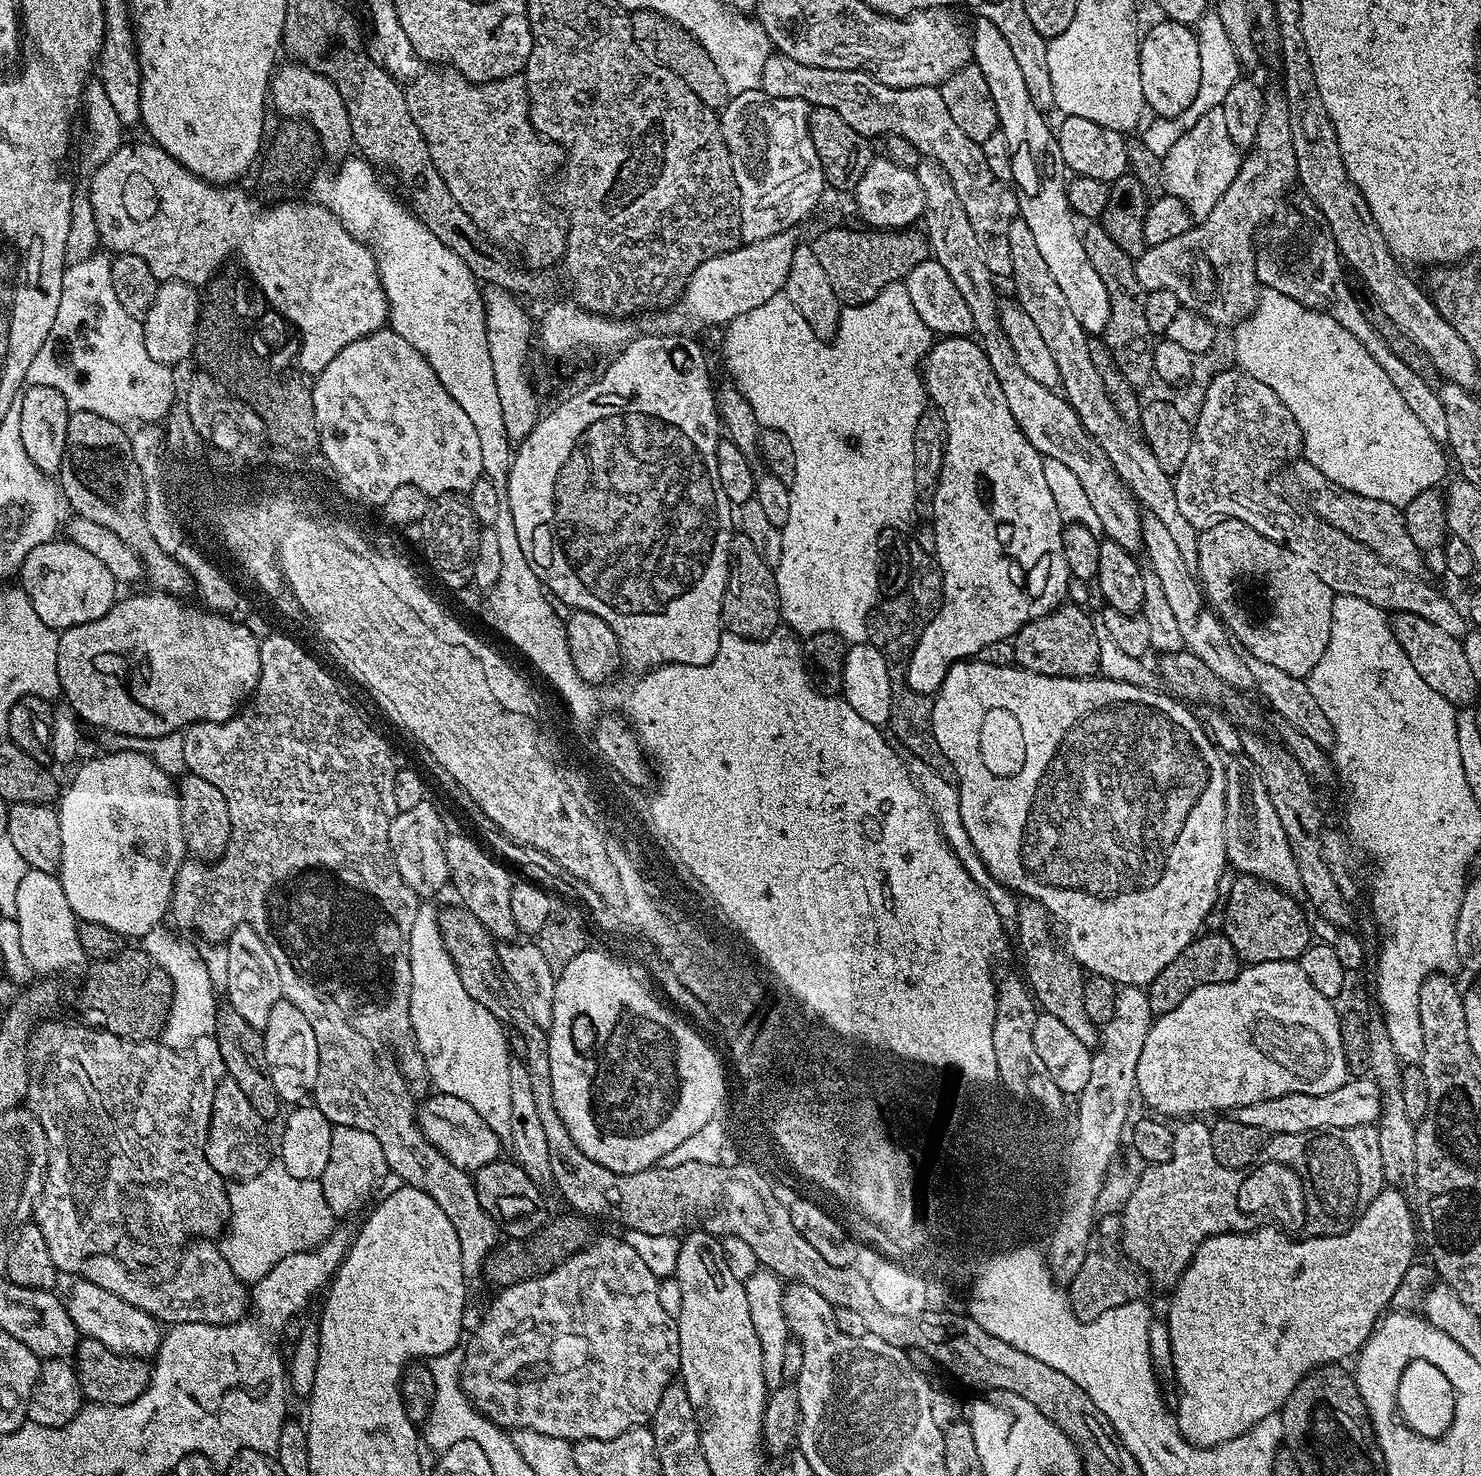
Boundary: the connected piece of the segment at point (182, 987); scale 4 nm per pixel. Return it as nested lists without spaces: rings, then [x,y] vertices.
[[[161,926],[150,930],[142,937],[142,947],[149,958],[158,962],[172,979],[172,1005],[168,1021],[162,1033],[162,1043],[167,1048],[183,1050],[191,1046],[198,1038],[213,1035],[216,1031],[216,992],[212,989],[212,976],[200,957],[200,952],[188,940],[183,940],[175,931],[167,932]]]

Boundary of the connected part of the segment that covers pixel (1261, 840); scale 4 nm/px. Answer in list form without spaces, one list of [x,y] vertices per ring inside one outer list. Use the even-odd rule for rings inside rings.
[[[1229,759],[1224,769],[1224,837],[1228,864],[1236,867],[1237,873],[1257,876],[1283,892],[1299,893],[1298,866],[1294,862],[1294,854],[1290,854],[1290,842],[1286,842],[1286,832],[1282,830],[1282,822],[1278,822],[1274,802],[1270,802],[1270,794],[1266,794],[1260,769],[1251,759],[1240,759]]]

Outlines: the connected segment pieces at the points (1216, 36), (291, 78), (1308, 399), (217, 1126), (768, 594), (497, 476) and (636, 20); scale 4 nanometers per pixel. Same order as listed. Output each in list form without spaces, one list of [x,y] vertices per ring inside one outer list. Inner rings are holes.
[[[1209,10],[1205,12],[1204,17],[1199,20],[1196,25],[1196,40],[1198,42],[1198,54],[1201,59],[1201,81],[1198,82],[1198,91],[1193,102],[1186,110],[1182,110],[1182,114],[1153,117],[1153,121],[1143,132],[1140,132],[1140,138],[1149,147],[1149,151],[1159,156],[1160,159],[1163,159],[1170,152],[1174,143],[1178,142],[1187,130],[1191,130],[1203,114],[1209,112],[1211,108],[1220,106],[1226,98],[1227,91],[1242,76],[1242,69],[1235,56],[1233,44],[1230,42],[1225,26],[1222,25],[1216,11]]]
[[[295,62],[287,63],[281,63],[273,71],[270,85],[271,107],[276,107],[281,112],[279,114],[281,117],[307,122],[318,134],[320,147],[325,157],[347,157],[348,148],[353,147],[350,114],[346,114],[346,102],[338,86],[329,76],[323,76],[310,70],[310,66]]]
[[[1264,288],[1260,297],[1256,299],[1252,314],[1235,325],[1234,332],[1236,332],[1237,360],[1235,363],[1240,371],[1258,378],[1258,382],[1266,382],[1266,386],[1270,386],[1270,390],[1274,390],[1274,394],[1278,394],[1278,398],[1282,398],[1286,410],[1290,410],[1290,414],[1294,414],[1294,422],[1298,422],[1303,459],[1311,462],[1318,470],[1322,470],[1322,474],[1326,474],[1326,478],[1330,482],[1334,482],[1340,488],[1350,490],[1354,494],[1362,494],[1362,498],[1374,498],[1397,506],[1406,505],[1414,498],[1418,498],[1418,494],[1439,485],[1439,480],[1443,478],[1444,471],[1448,468],[1447,462],[1448,464],[1450,462],[1445,449],[1438,441],[1428,438],[1426,426],[1422,426],[1418,422],[1418,418],[1411,412],[1410,406],[1406,406],[1402,394],[1398,394],[1394,390],[1394,386],[1389,384],[1386,370],[1382,370],[1382,366],[1378,366],[1378,362],[1374,362],[1374,358],[1370,358],[1366,346],[1362,346],[1362,342],[1358,342],[1358,338],[1354,338],[1354,334],[1350,334],[1350,330],[1346,330],[1341,324],[1336,324],[1334,318],[1325,316],[1322,312],[1315,312],[1312,308],[1304,308],[1298,302],[1294,302],[1294,298],[1286,298],[1286,294],[1278,294],[1278,290]]]
[[[227,1078],[221,1080],[214,1094],[208,1141],[204,1147],[210,1166],[214,1166],[216,1173],[228,1182],[249,1180],[262,1174],[262,1170],[266,1170],[266,1166],[274,1160],[273,1145],[272,1148],[268,1145],[268,1128],[258,1110],[250,1106],[246,1094],[242,1094],[238,1082]]]
[[[742,534],[733,535],[728,547],[728,581],[720,618],[727,631],[747,640],[764,640],[782,624],[776,573]]]
[[[345,159],[337,172],[317,171],[311,177],[315,199],[340,219],[354,238],[371,248],[380,271],[380,285],[388,299],[388,324],[430,362],[450,398],[454,398],[454,402],[466,410],[470,422],[474,422],[482,449],[484,476],[498,486],[507,485],[514,444],[506,434],[494,383],[481,285],[454,250],[442,246],[419,216],[403,203],[400,205],[380,185],[369,161],[352,159]]]
[[[636,10],[631,13],[631,18],[632,33],[636,41],[649,40],[656,47],[655,59],[670,70],[674,70],[674,74],[678,74],[678,78],[682,78],[682,82],[686,82],[686,86],[690,86],[690,90],[694,90],[694,94],[702,98],[707,108],[722,110],[726,107],[730,99],[726,82],[722,82],[722,74],[718,74],[718,66],[710,62],[710,54],[702,50],[700,43],[689,32],[682,30],[677,24],[671,24],[665,16],[659,16],[657,12]]]

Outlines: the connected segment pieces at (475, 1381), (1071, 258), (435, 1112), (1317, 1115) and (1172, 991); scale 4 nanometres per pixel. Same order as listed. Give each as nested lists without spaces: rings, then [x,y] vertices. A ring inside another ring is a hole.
[[[604,1236],[601,1240],[593,1239],[578,1254],[566,1258],[550,1274],[542,1274],[530,1278],[526,1282],[518,1282],[509,1288],[501,1288],[495,1293],[492,1305],[484,1316],[484,1321],[476,1328],[476,1333],[469,1338],[464,1348],[464,1365],[460,1371],[460,1389],[468,1395],[473,1406],[487,1420],[492,1420],[499,1428],[515,1430],[517,1428],[533,1428],[538,1434],[550,1434],[550,1438],[562,1438],[569,1442],[578,1440],[609,1440],[618,1438],[631,1428],[647,1425],[652,1413],[656,1411],[658,1402],[668,1385],[680,1371],[680,1347],[678,1346],[678,1326],[658,1299],[660,1280],[650,1274],[650,1270],[638,1258],[638,1253],[617,1236]]]
[[[987,22],[977,25],[976,33],[970,36],[974,62],[990,86],[1000,119],[998,130],[1006,134],[1006,146],[1010,146],[1011,183],[1016,191],[1019,219],[1030,226],[1038,250],[1054,282],[1058,282],[1074,319],[1089,337],[1099,337],[1106,330],[1106,322],[1110,322],[1110,298],[1106,294],[1106,286],[1102,286],[1102,278],[1098,278],[1090,258],[1086,258],[1086,250],[1082,250],[1081,229],[1068,201],[1066,169],[1053,125],[1044,121],[1047,120],[1045,113],[1040,112],[1031,101],[1026,82],[1022,82],[1022,70],[1014,54],[1010,54],[1010,45],[1006,43],[1006,38],[1002,38],[1002,30]]]
[[[445,1092],[429,1095],[427,1099],[419,1105],[418,1119],[424,1137],[429,1140],[439,1152],[446,1154],[446,1158],[450,1158],[450,1162],[454,1162],[454,1166],[458,1166],[466,1173],[476,1173],[482,1166],[494,1162],[501,1155],[501,1137],[496,1136],[494,1130],[490,1130],[490,1126],[486,1126],[486,1122],[482,1122],[478,1110],[474,1110],[468,1103],[462,1102],[462,1098],[454,1098]]]
[[[1350,1078],[1338,1090],[1330,1094],[1282,1094],[1282,1098],[1270,1098],[1254,1102],[1250,1106],[1235,1109],[1234,1118],[1254,1126],[1259,1132],[1281,1136],[1282,1134],[1302,1134],[1303,1132],[1323,1132],[1329,1128],[1353,1128],[1354,1126],[1375,1125],[1380,1119],[1380,1088],[1371,1078]]]
[[[1216,930],[1207,934],[1201,934],[1192,940],[1190,946],[1186,946],[1186,950],[1182,950],[1178,958],[1174,958],[1174,962],[1170,962],[1170,966],[1166,966],[1166,970],[1162,970],[1154,977],[1152,983],[1147,985],[1150,1010],[1154,1014],[1173,1012],[1178,1002],[1182,1002],[1186,994],[1198,990],[1198,986],[1230,982],[1240,972],[1242,967],[1240,955],[1236,953],[1234,946],[1230,946],[1228,939]]]

